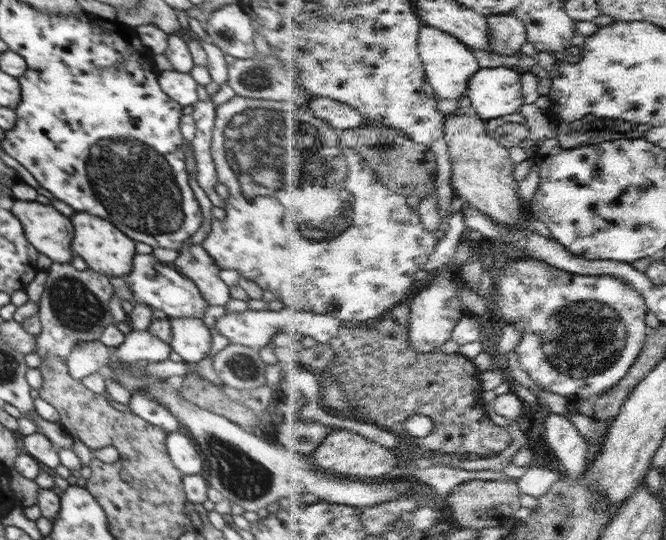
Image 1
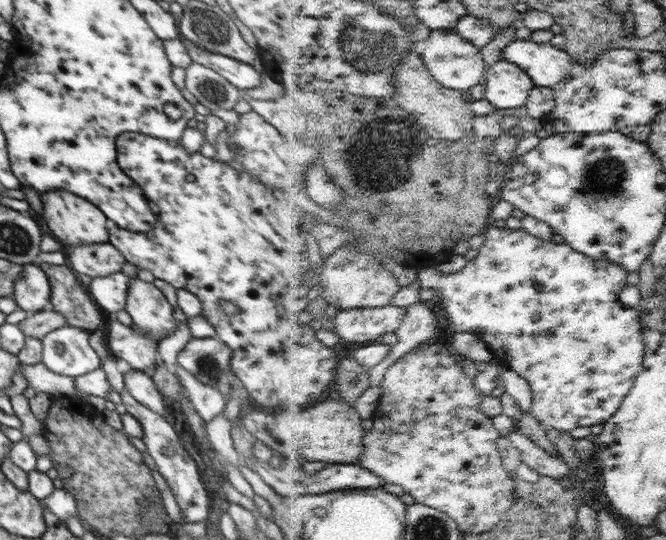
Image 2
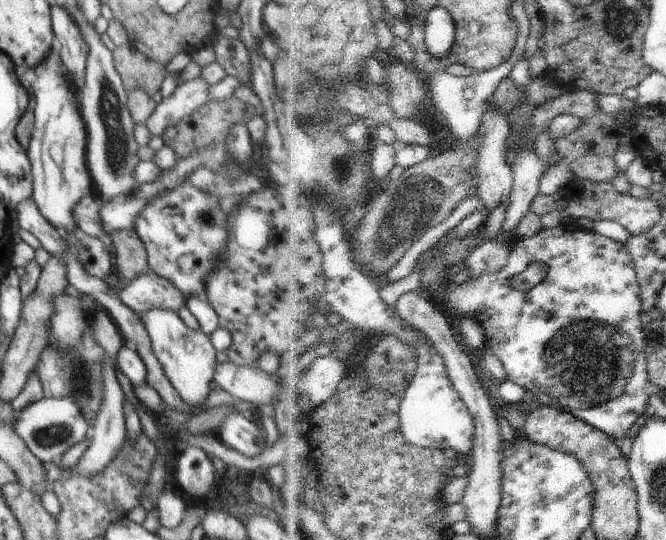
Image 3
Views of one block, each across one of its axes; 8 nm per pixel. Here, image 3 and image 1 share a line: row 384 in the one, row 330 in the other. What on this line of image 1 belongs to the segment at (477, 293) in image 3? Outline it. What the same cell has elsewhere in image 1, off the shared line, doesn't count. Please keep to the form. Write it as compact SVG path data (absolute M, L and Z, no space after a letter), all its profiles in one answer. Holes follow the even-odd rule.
M531 257L529 259L518 259L518 261L511 262L510 264L502 265L502 271L500 281L494 283L494 291L491 294L492 298L492 313L495 313L495 318L503 320L506 324L512 324L522 332L522 340L519 346L516 348L516 352L519 355L519 360L523 369L527 371L530 377L536 382L542 389L554 393L560 393L562 397L566 396L571 402L590 402L590 398L594 398L594 395L608 394L610 391L616 388L616 384L620 384L620 380L632 371L632 366L636 364L636 360L640 358L644 346L646 346L646 340L650 337L650 329L646 324L646 316L650 312L648 304L646 304L646 297L628 281L621 279L620 277L613 277L610 275L604 276L592 276L583 275L568 270L562 270L557 266L552 266L548 261L542 259L536 259Z

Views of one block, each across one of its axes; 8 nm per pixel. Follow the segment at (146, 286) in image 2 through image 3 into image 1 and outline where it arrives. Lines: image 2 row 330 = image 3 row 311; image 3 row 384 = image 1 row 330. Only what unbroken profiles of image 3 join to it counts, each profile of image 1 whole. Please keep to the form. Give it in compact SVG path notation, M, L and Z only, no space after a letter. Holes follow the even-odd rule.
M168 318L172 327L169 346L185 362L200 362L210 352L212 334L200 318Z

